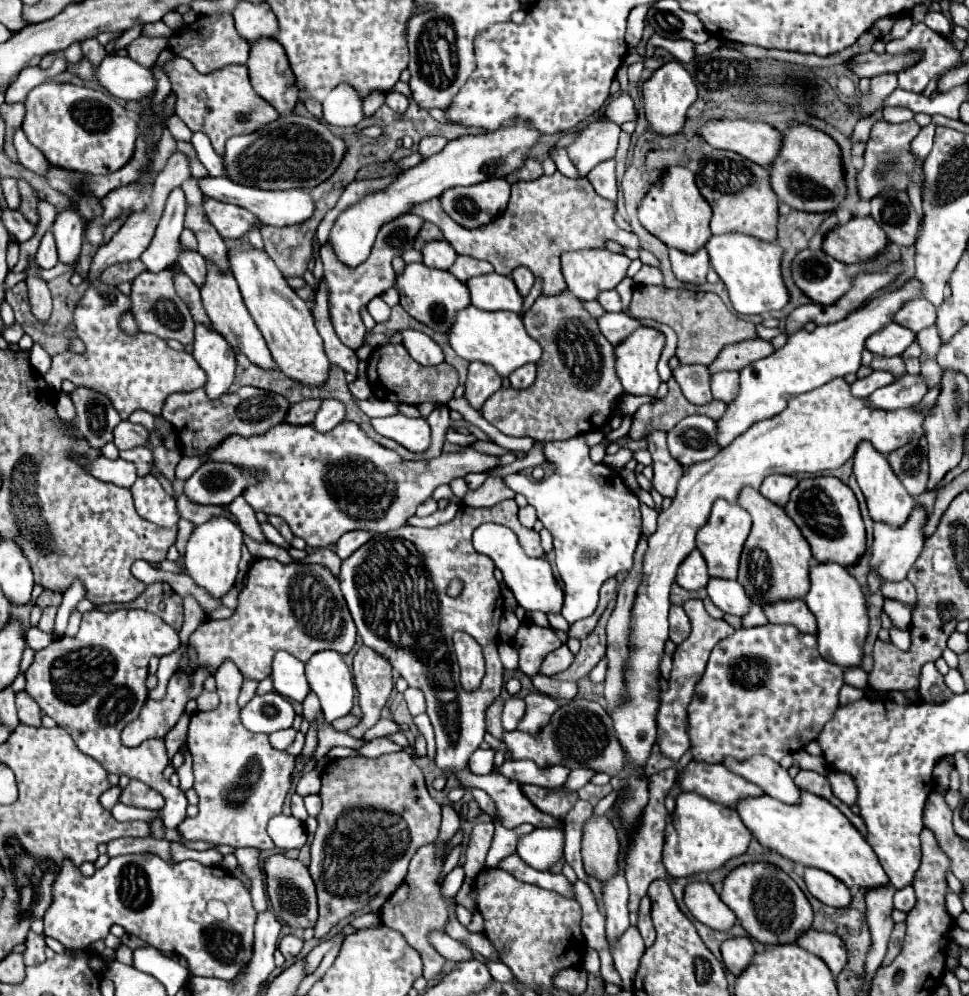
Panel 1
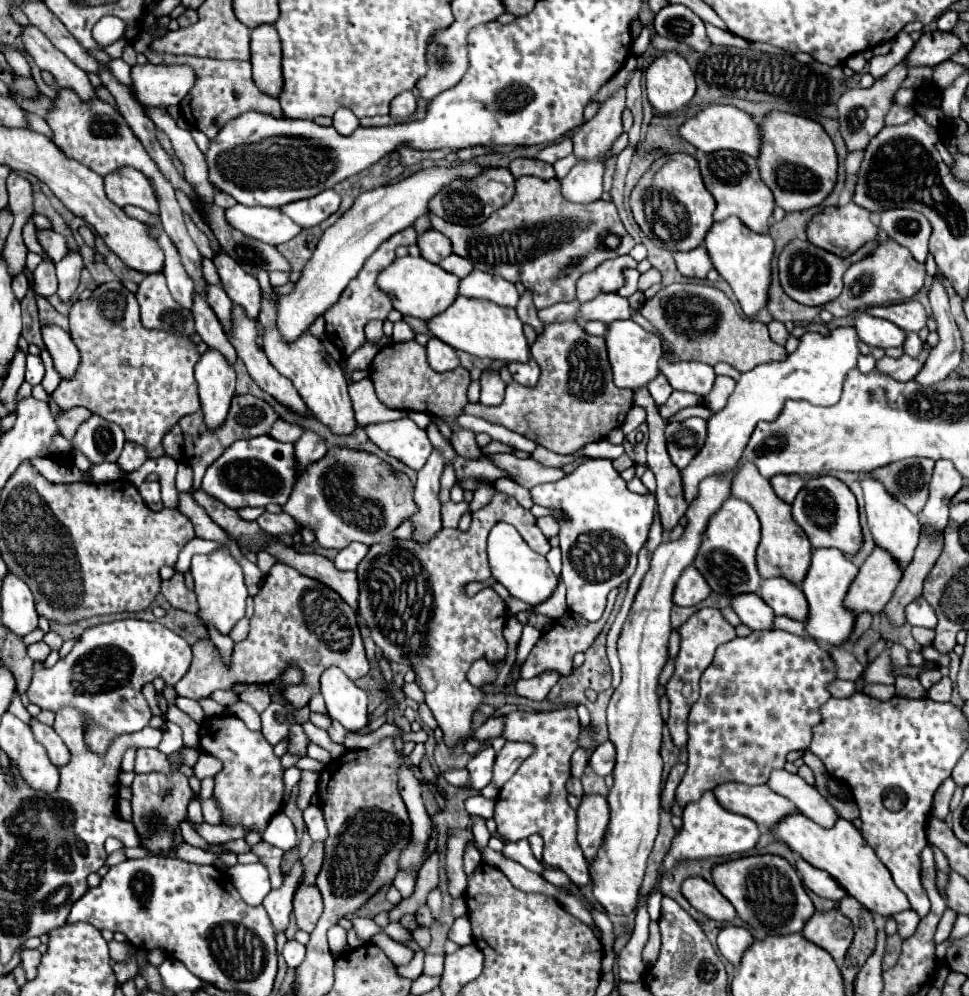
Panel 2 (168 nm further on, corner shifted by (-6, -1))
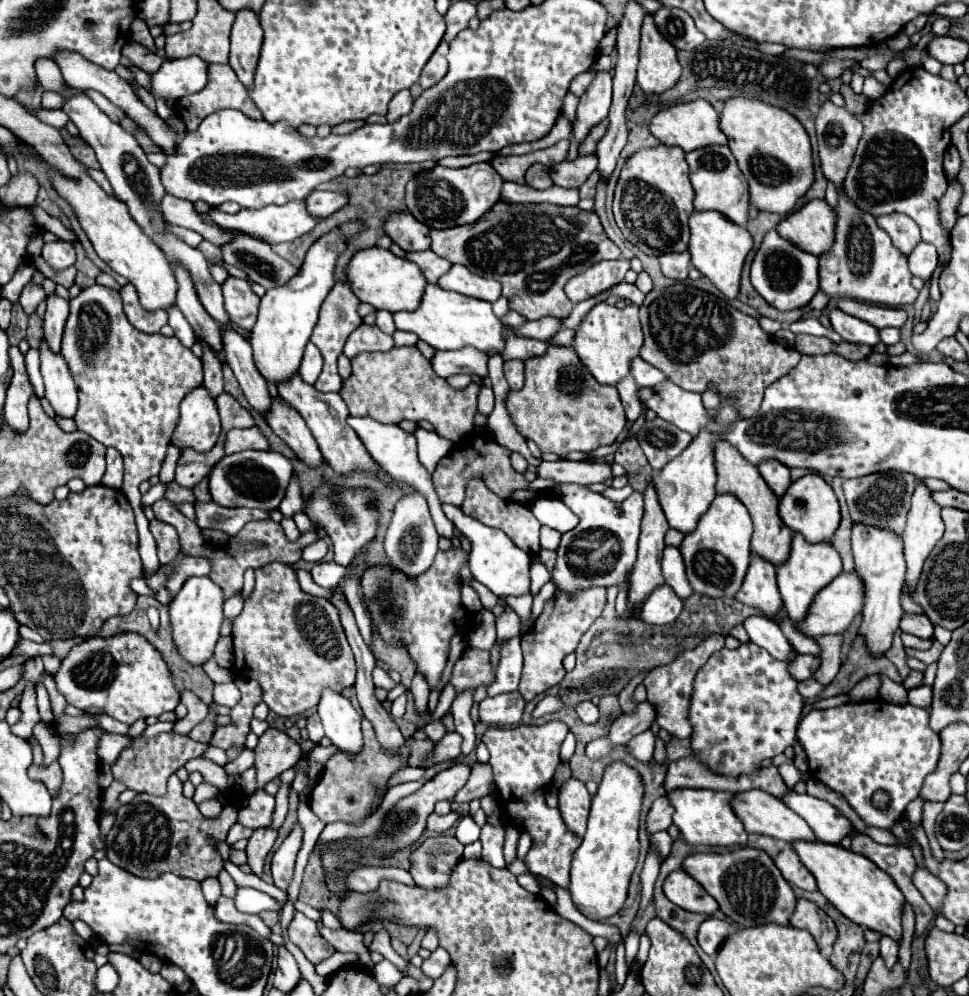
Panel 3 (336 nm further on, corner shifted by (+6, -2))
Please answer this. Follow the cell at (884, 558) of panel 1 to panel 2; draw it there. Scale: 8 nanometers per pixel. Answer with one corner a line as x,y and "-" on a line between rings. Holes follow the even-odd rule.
874,548
864,566
860,566
852,588
844,598
844,602
848,602
848,610
854,610
854,616
862,612
882,612
884,604
888,604
894,596
900,576
902,574
896,560
886,550

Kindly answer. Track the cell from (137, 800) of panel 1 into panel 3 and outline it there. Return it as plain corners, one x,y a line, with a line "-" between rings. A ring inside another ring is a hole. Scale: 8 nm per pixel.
174,773
168,781
168,793
164,797
152,797
148,793
138,793
132,803
118,807
116,823
106,837
108,859
126,871
140,877
156,877
162,873
176,873
190,879
216,877
222,869
220,853
208,843
208,835
224,841
228,827
236,823
236,807
230,803
224,807
220,817
206,819
192,799
182,795
182,781
-
188,839
188,853
178,851
178,843

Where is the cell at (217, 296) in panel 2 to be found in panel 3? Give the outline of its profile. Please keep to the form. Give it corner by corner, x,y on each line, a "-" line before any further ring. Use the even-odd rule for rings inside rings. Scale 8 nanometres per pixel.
230,327
220,329
222,333
222,355
226,363
232,367
248,403
258,409
262,415
270,407
270,393
264,383
264,377
254,365
250,343

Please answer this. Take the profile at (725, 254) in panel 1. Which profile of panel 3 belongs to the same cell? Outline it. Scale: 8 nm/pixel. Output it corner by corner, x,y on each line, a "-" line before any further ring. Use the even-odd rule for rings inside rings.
694,211
690,217
690,231
692,235
690,235
688,251
692,255
692,265
702,275
706,275
714,283
714,287
718,287
728,299
736,299
740,291
740,275
744,269
744,261
754,247
752,235
748,235
744,227
736,227
736,223
724,219
724,215
716,211
708,211
708,213

